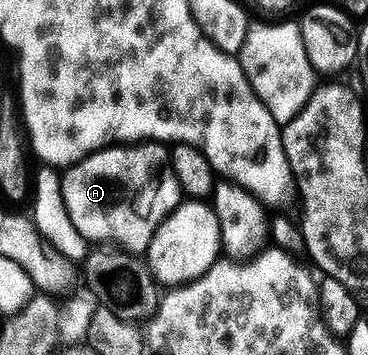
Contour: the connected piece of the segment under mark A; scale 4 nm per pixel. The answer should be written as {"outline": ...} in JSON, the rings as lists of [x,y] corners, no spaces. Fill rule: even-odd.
{"outline":[[[157,141],[116,143],[98,149],[61,173],[61,195],[73,227],[89,243],[110,243],[125,253],[146,254],[161,222],[184,196],[166,144]]]}

